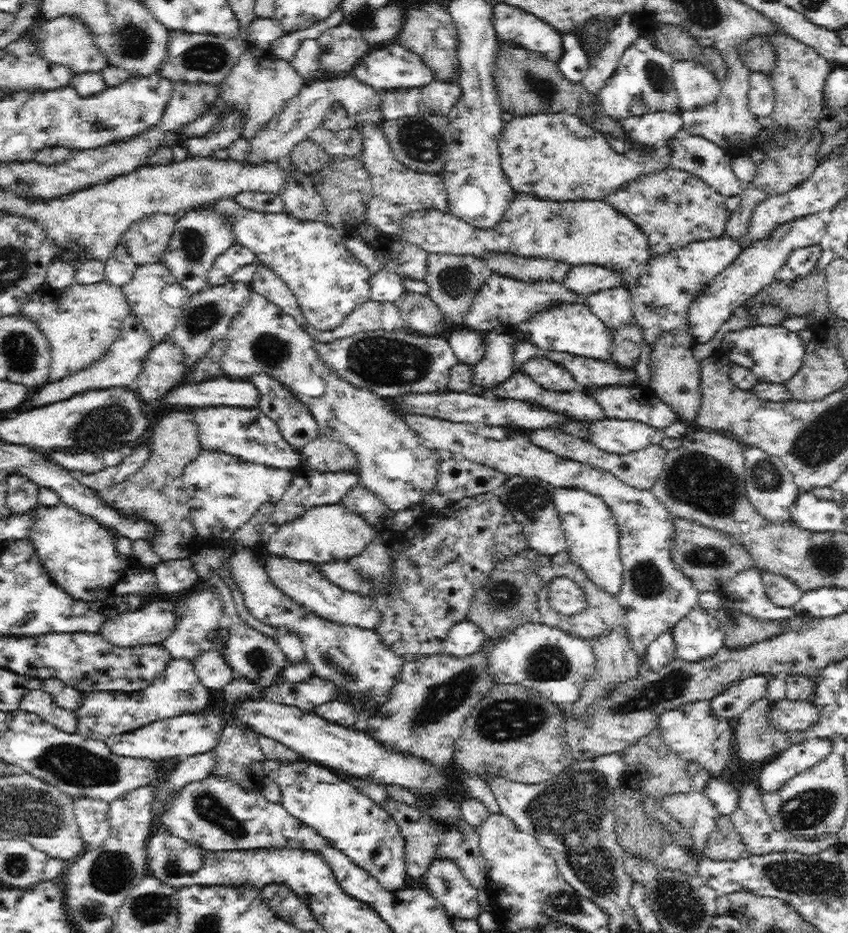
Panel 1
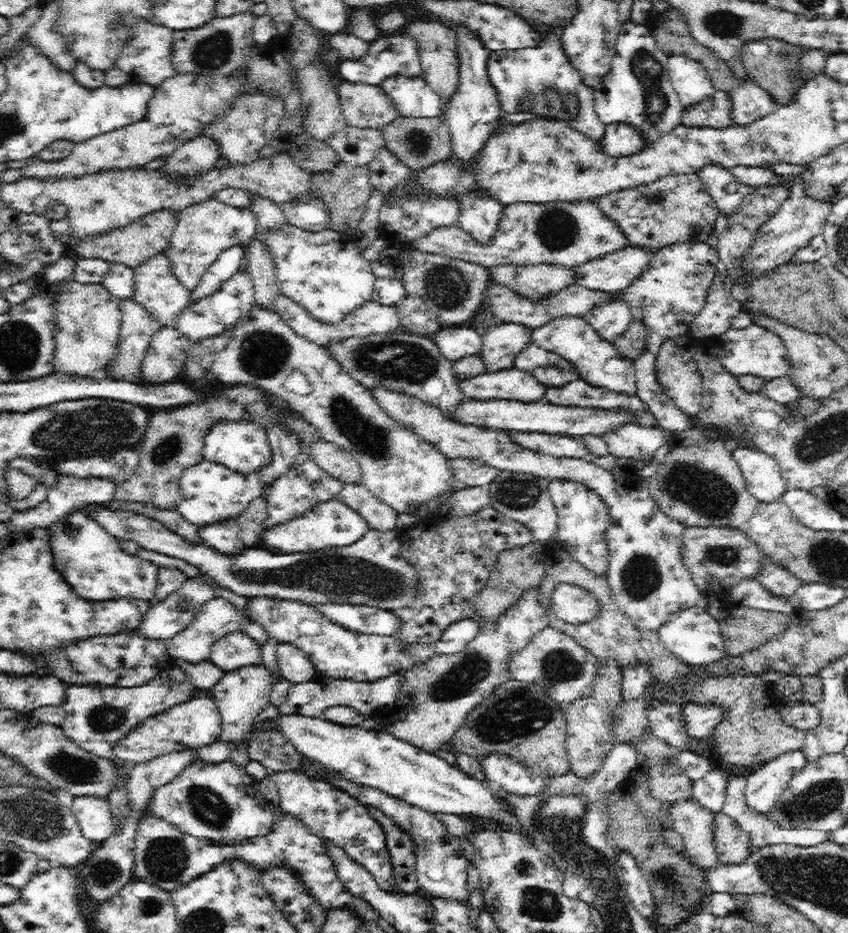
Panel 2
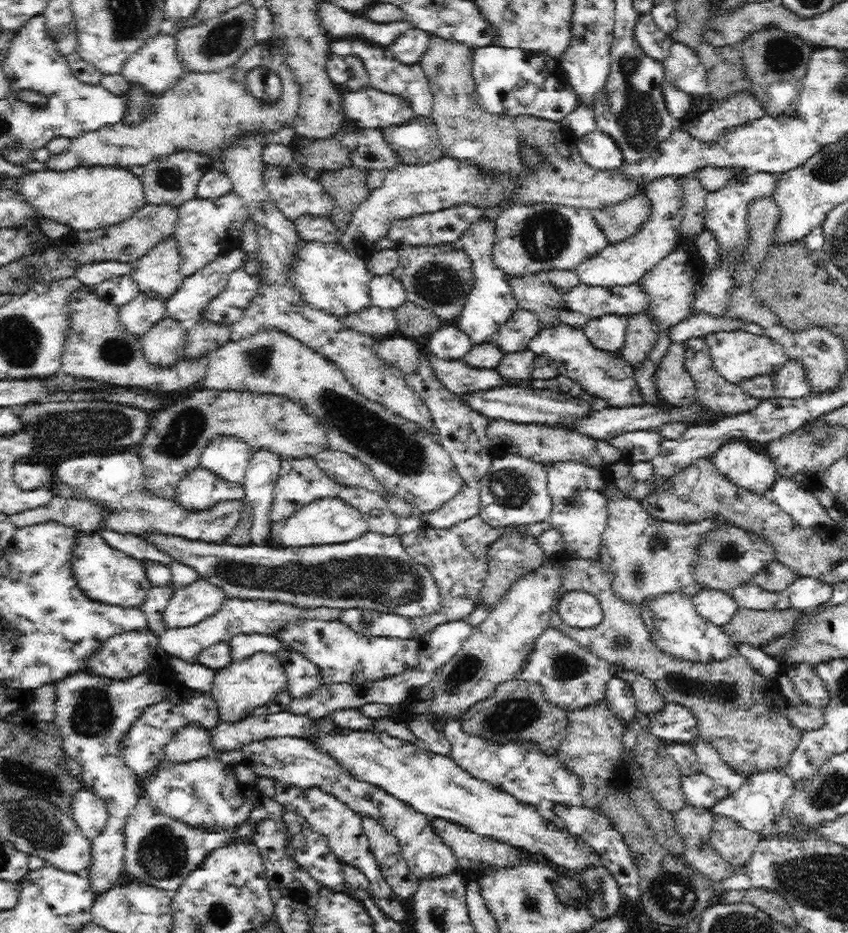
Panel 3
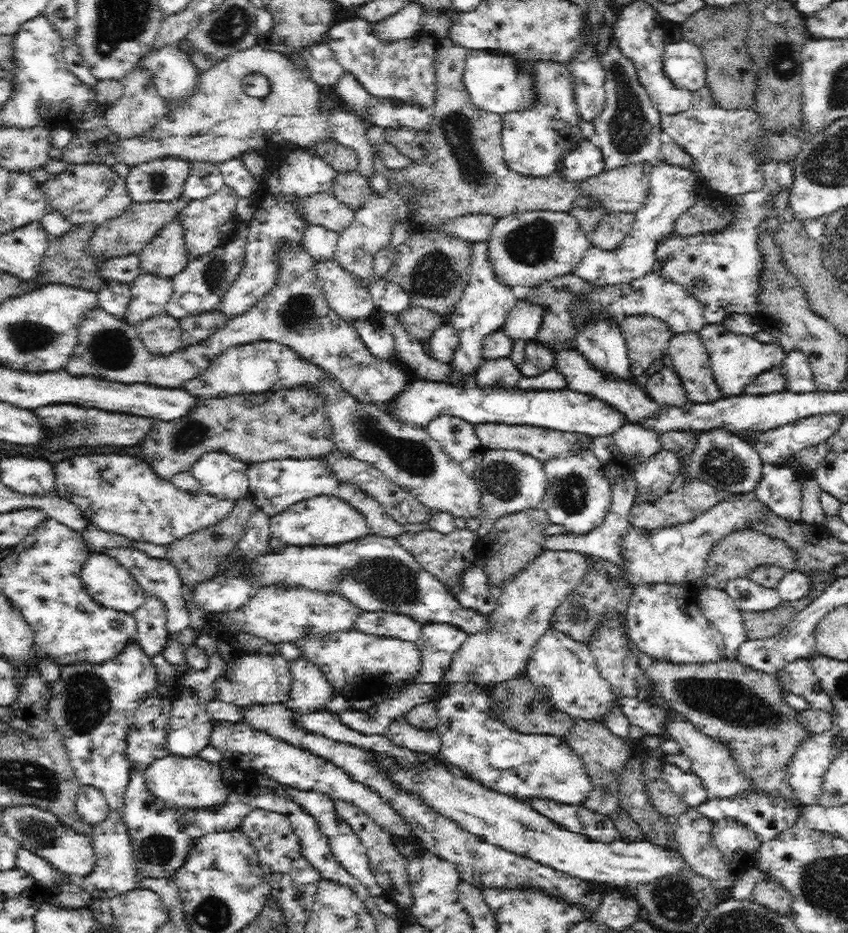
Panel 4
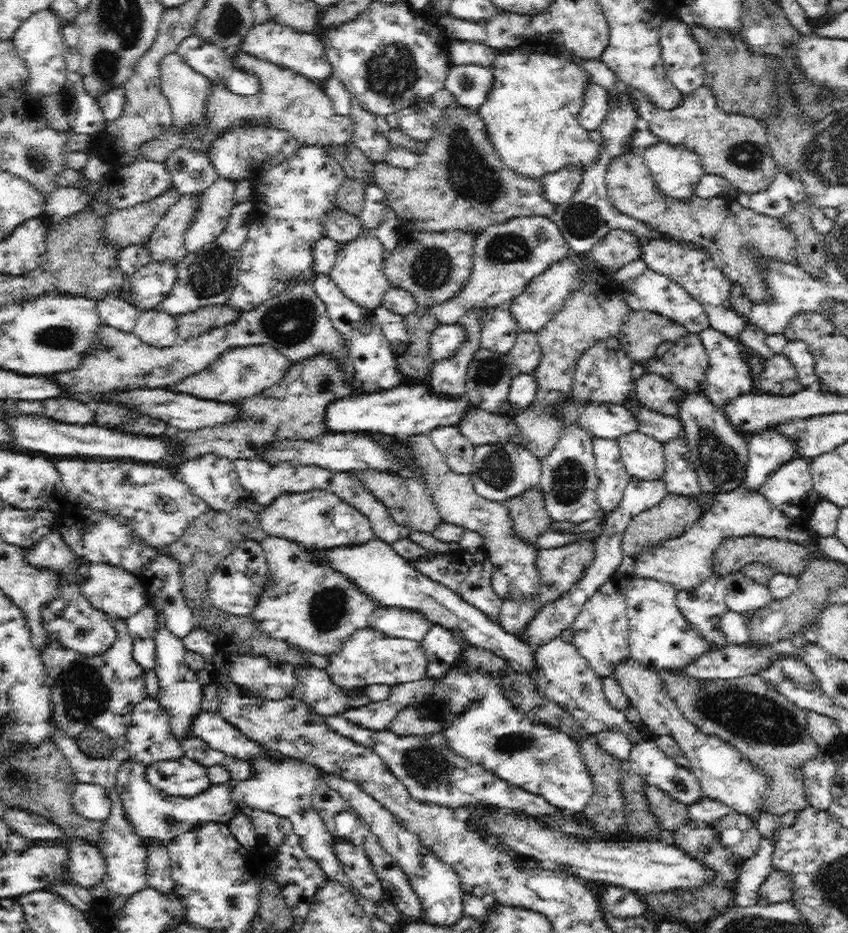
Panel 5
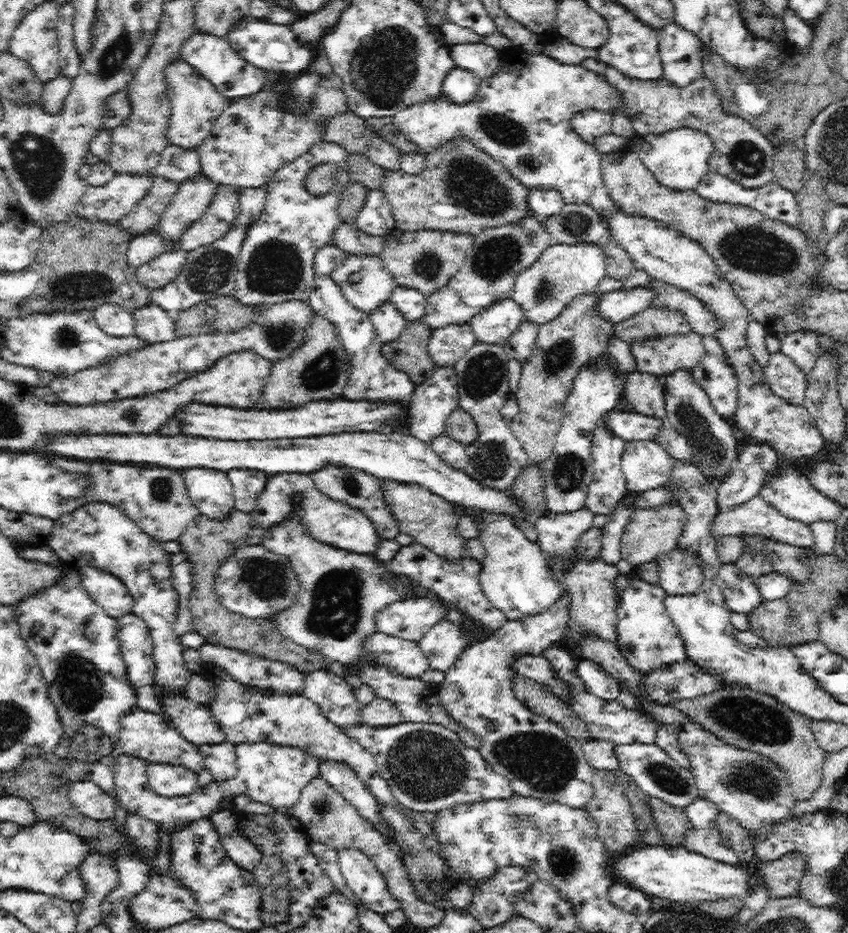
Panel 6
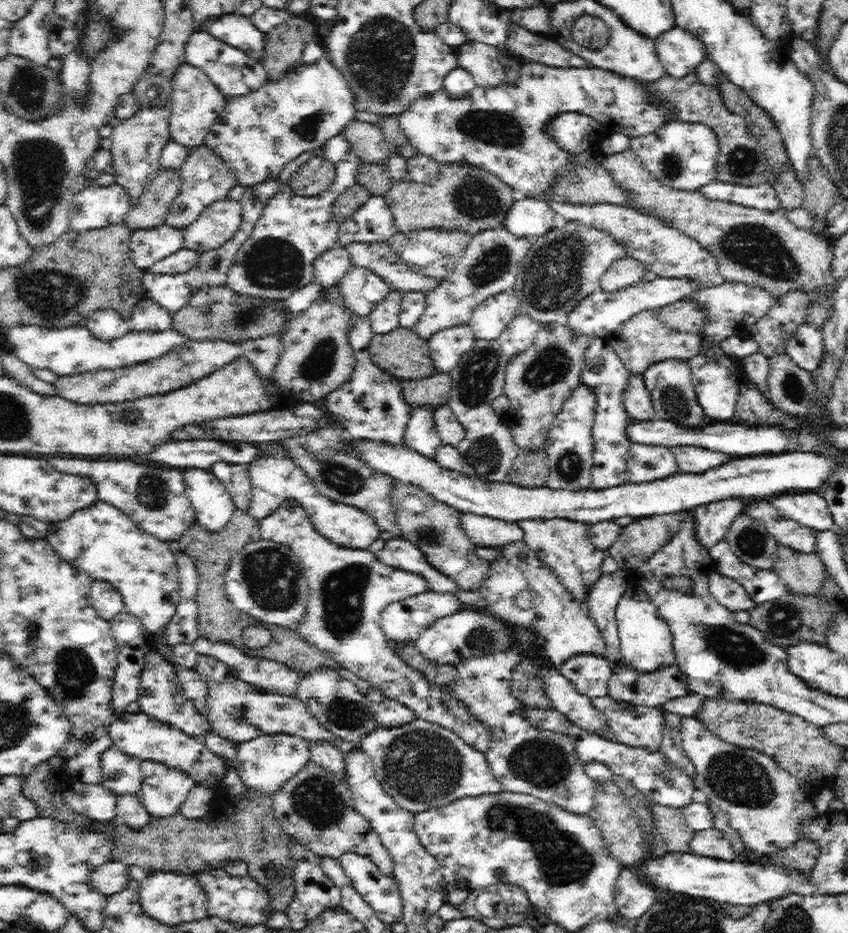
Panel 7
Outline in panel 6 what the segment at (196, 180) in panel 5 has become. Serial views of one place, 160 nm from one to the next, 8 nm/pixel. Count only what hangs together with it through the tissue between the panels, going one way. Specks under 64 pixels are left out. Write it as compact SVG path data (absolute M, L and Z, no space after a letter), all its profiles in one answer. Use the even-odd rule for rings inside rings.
M170 144L162 151L161 161L155 168L154 176L180 184L187 178L197 177L200 173L201 162L196 150L186 150Z

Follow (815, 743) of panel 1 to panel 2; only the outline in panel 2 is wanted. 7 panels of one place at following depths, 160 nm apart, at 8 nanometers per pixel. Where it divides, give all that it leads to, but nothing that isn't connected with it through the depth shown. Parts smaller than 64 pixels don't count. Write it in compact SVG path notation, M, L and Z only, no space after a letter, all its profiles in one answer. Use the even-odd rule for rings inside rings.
M802 750L782 754L764 763L760 770L746 777L745 805L750 810L755 810L755 812L770 817L770 813L768 812L776 804L777 798L786 791L792 778L804 768L806 763L808 762Z

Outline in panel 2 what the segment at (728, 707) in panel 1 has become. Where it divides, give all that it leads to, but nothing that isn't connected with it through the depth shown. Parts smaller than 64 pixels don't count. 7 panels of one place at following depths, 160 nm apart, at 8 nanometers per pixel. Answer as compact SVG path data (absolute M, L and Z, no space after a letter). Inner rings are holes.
M682 703L681 707L687 718L689 734L695 738L706 739L720 722L726 711L714 705L700 705L696 703Z

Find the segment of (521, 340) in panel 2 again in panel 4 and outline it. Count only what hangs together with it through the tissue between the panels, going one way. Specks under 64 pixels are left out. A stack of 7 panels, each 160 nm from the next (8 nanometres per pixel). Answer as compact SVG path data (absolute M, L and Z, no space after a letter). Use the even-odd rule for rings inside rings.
M524 299L518 300L515 309L508 314L502 331L512 339L512 342L532 341L540 330L544 314L545 310L542 310L541 306Z

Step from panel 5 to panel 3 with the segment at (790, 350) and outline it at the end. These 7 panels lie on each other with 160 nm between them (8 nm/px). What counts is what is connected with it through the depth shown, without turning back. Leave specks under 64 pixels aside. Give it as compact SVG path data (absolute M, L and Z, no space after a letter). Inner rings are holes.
M788 359L775 375L773 387L774 396L780 398L800 398L806 396L811 391L803 367L794 359Z

